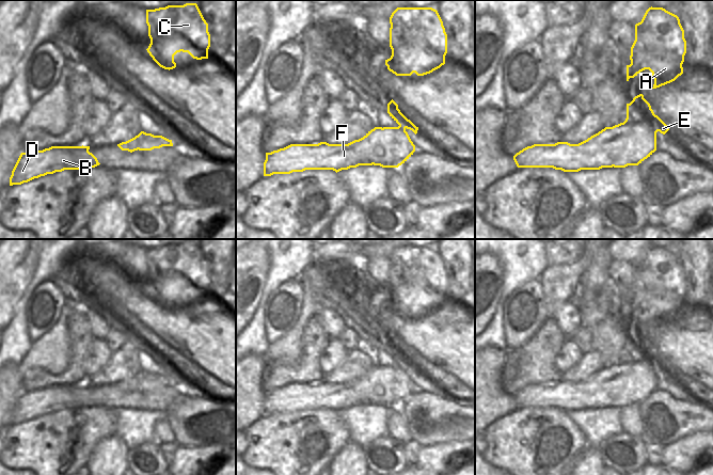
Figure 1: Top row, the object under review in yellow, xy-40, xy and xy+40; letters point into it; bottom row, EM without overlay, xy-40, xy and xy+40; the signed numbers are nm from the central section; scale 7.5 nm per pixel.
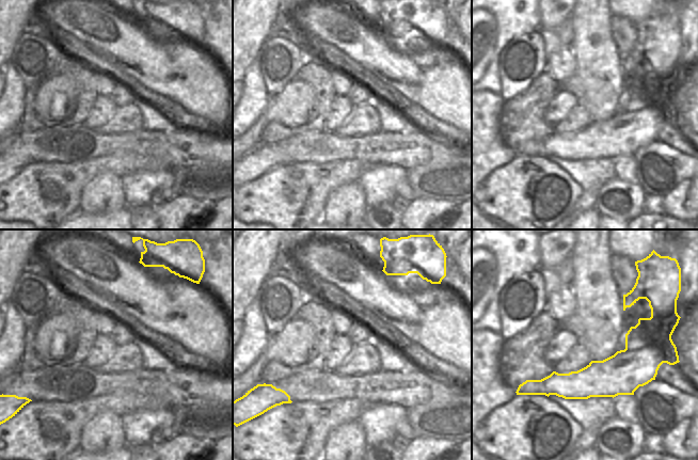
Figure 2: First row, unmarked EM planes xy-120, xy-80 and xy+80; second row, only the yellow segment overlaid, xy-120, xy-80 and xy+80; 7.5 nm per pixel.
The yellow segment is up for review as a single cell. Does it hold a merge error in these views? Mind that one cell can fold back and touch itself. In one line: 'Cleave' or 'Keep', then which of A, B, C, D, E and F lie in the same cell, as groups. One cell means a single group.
Cleave. Groups: A C E / B D F

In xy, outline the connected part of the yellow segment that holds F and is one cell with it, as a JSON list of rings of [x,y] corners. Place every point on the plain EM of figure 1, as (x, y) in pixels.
[[[375,366],[363,377],[348,383],[290,383],[266,392],[264,415],[290,413],[305,409],[342,409],[359,405],[373,405],[375,384],[383,375],[382,366]]]

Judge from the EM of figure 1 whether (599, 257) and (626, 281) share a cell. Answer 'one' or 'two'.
two

